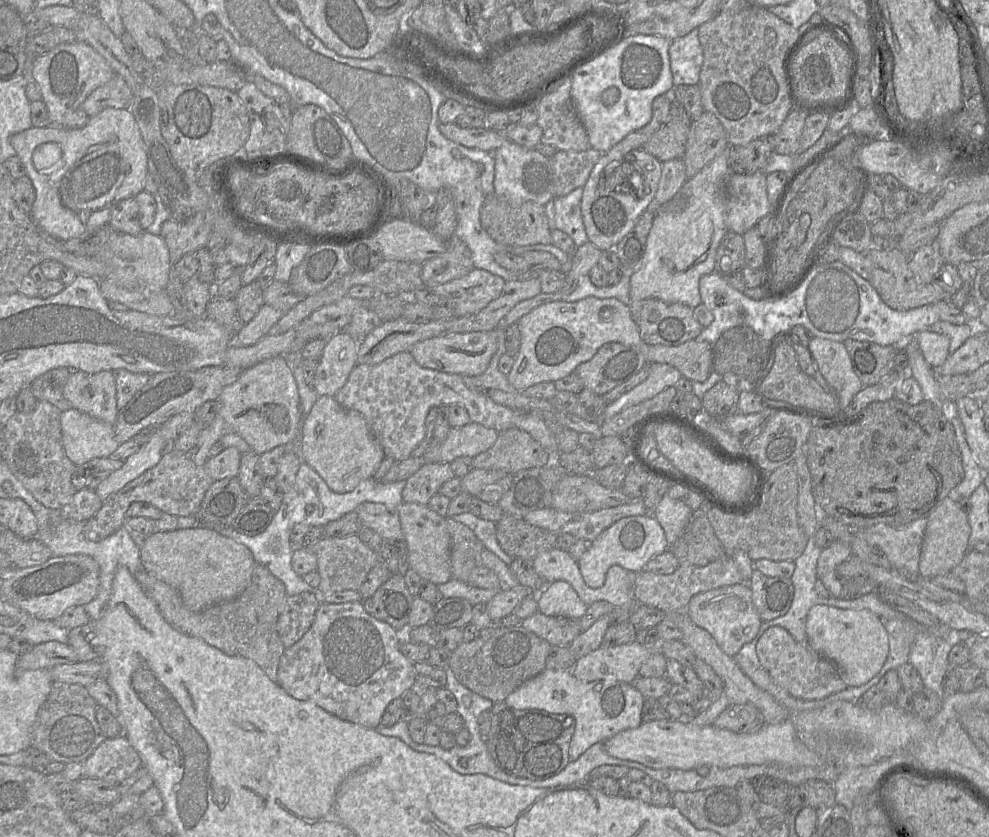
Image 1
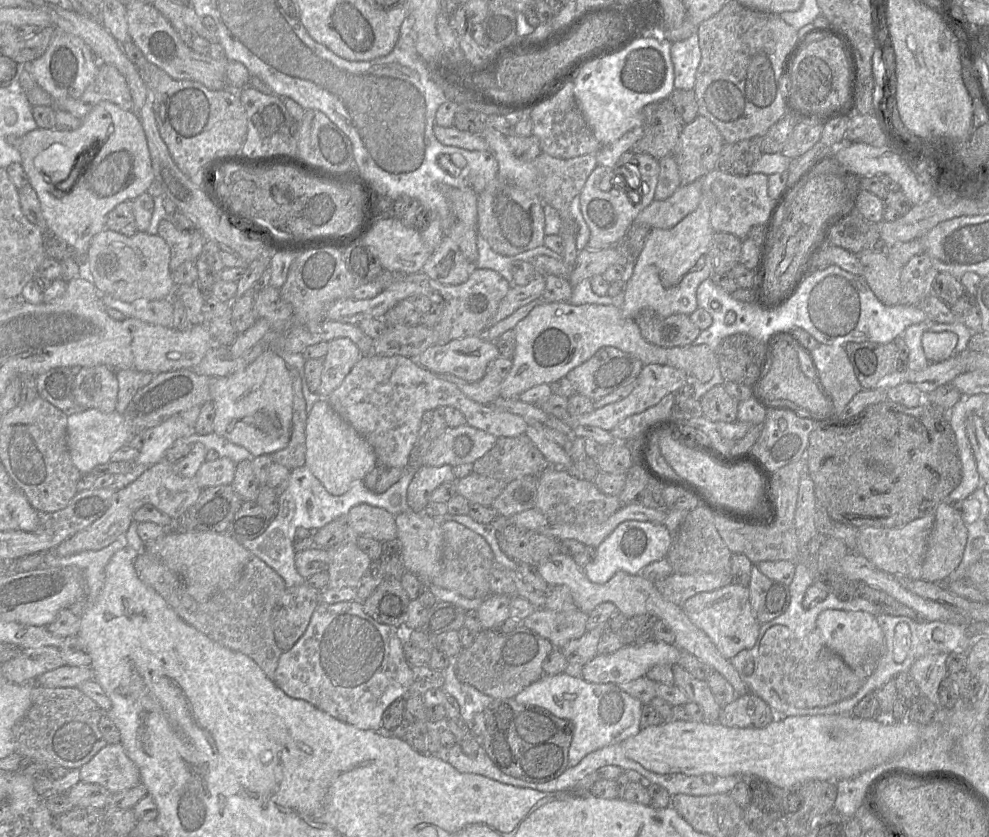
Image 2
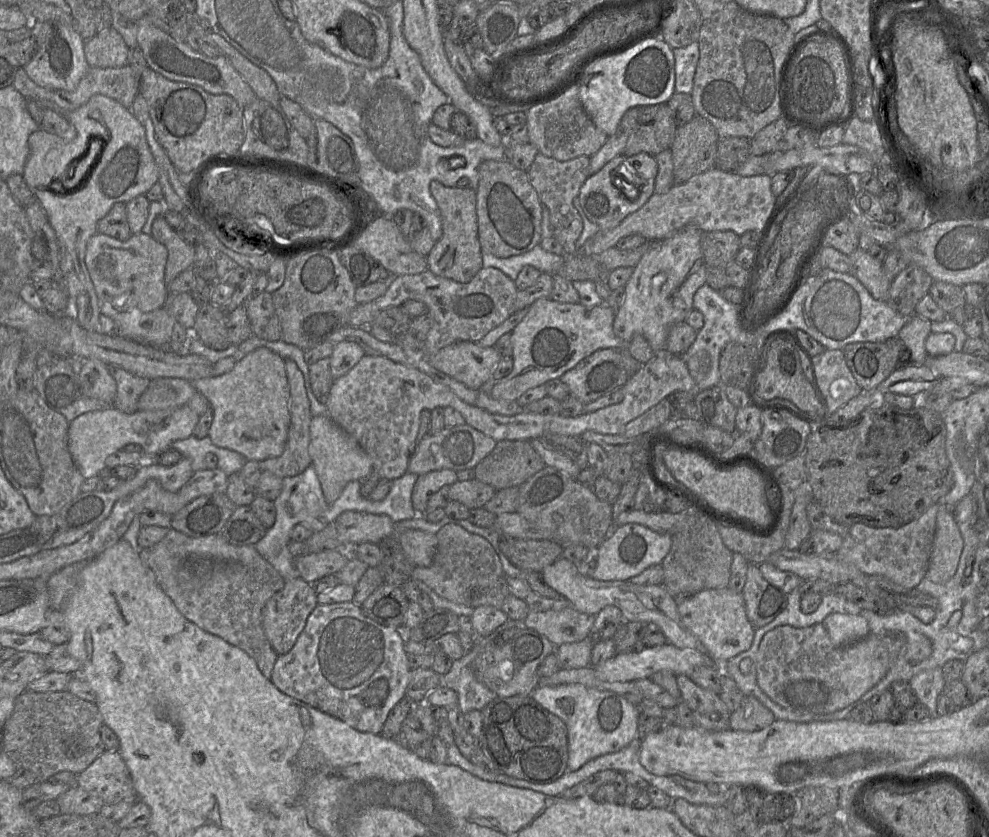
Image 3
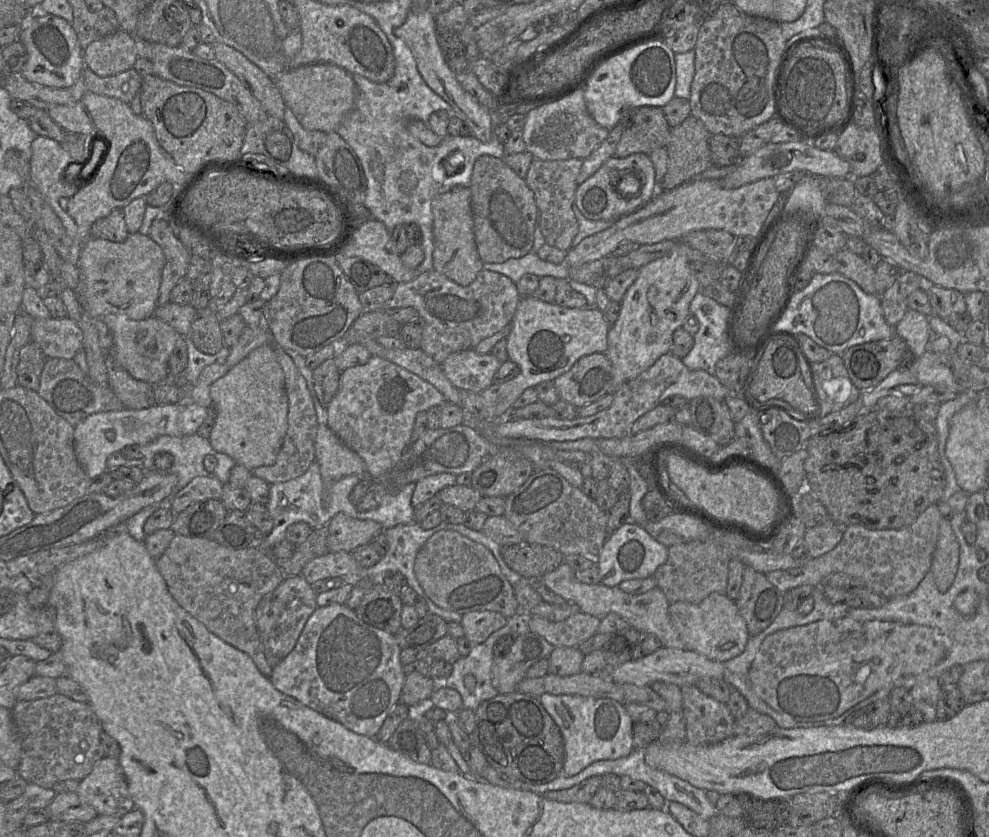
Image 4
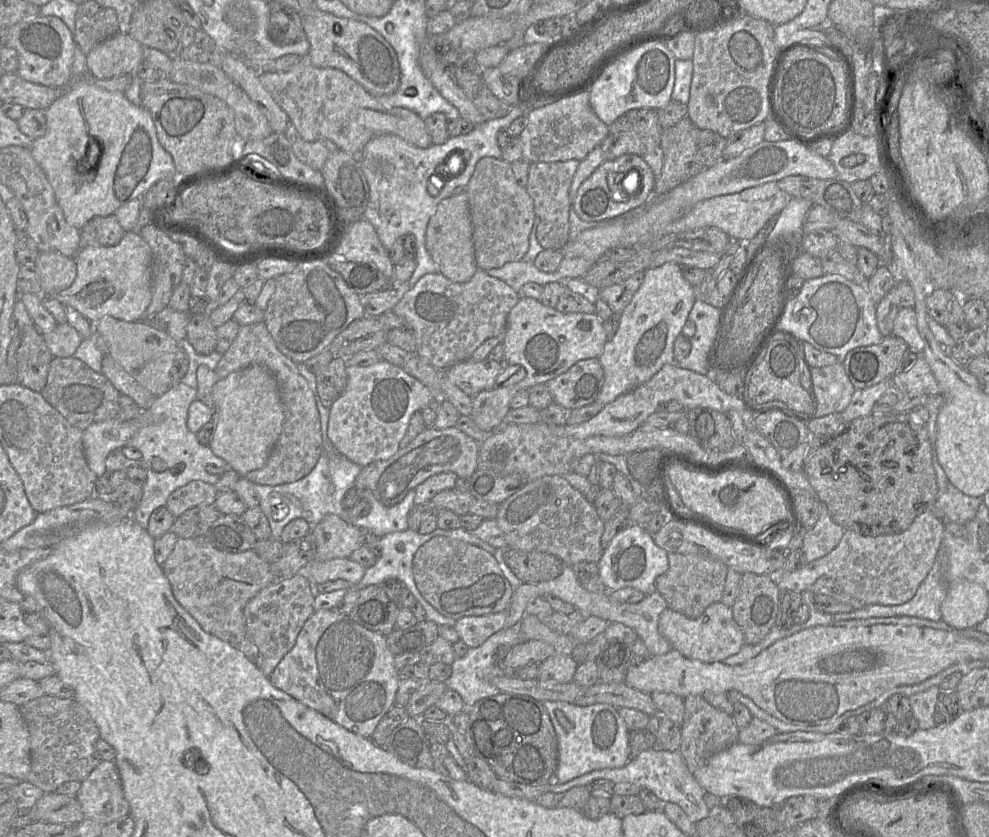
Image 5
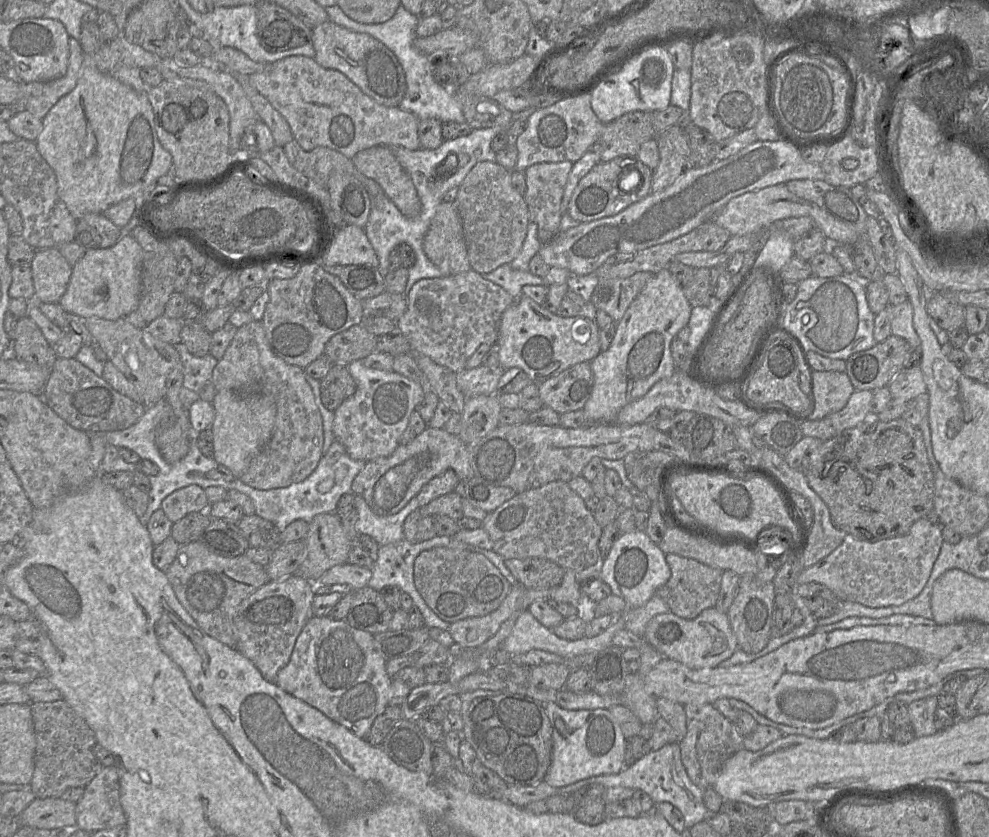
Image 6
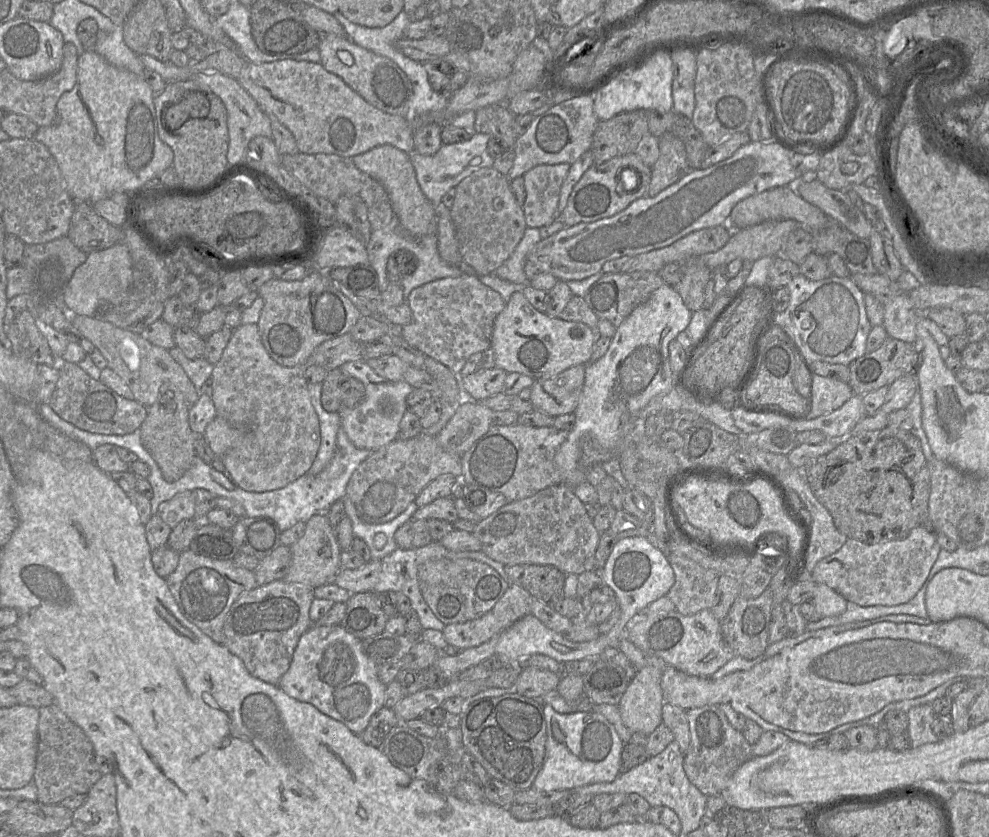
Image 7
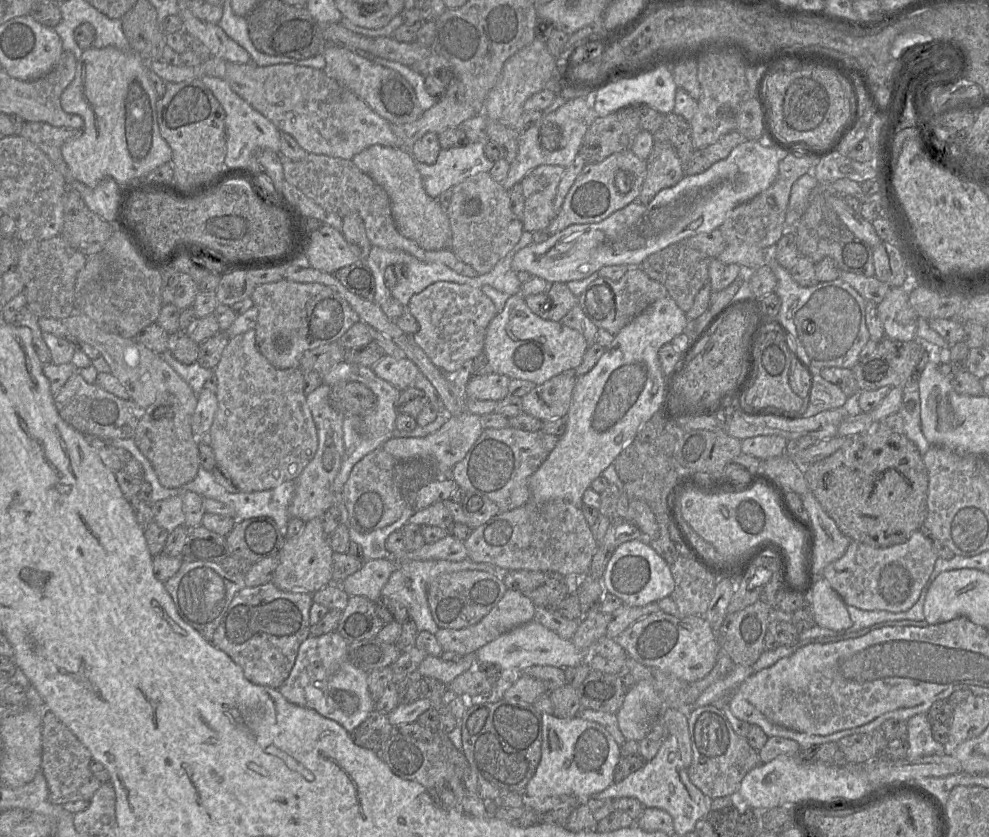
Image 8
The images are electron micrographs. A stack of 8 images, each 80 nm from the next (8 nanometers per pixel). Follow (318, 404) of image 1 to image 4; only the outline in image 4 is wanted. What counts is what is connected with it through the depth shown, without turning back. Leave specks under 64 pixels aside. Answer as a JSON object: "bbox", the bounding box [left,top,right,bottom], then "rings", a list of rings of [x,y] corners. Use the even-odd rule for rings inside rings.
{"bbox":[315,425,366,490],"rings":[[[328,425],[318,427],[315,456],[320,466],[324,488],[327,490],[345,476],[366,476],[364,460],[347,447]]]}

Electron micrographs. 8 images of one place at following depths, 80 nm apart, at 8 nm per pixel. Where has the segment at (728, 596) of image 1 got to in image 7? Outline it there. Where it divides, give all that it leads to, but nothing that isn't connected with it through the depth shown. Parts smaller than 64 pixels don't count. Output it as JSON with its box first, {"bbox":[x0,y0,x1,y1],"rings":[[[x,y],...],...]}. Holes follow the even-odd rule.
{"bbox":[627,609,733,677],"rings":[[[710,609],[693,615],[682,615],[676,610],[668,613],[643,613],[627,630],[627,638],[646,656],[661,658],[667,665],[691,676],[711,677],[728,662],[733,652],[725,644],[721,621]]]}

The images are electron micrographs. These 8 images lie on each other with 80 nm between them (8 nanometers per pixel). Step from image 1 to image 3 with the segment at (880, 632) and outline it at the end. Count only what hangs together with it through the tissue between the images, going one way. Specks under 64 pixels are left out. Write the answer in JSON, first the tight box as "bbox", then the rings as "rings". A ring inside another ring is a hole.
{"bbox":[823,613,870,646],"rings":[[[831,613],[823,621],[829,637],[836,646],[843,646],[870,633],[867,620],[860,614]]]}

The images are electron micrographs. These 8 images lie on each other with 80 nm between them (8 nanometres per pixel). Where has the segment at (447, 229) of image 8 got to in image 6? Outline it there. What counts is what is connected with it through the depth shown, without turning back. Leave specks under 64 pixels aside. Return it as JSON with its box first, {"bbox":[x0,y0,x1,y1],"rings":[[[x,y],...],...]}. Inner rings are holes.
{"bbox":[352,145,422,218],"rings":[[[377,145],[362,150],[352,161],[360,173],[382,187],[404,216],[413,218],[420,214],[422,206],[416,188],[389,146]]]}

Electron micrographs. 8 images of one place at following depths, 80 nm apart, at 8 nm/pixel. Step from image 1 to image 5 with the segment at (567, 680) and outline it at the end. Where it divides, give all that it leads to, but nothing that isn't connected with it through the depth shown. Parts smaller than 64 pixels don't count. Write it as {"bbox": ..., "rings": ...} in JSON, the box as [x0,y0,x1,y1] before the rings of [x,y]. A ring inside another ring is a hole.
{"bbox":[541,701,630,783],"rings":[[[541,701],[554,726],[558,739],[558,766],[554,781],[565,783],[583,774],[603,768],[621,768],[630,761],[629,730],[618,713],[619,708],[609,704],[578,706],[564,701]]]}

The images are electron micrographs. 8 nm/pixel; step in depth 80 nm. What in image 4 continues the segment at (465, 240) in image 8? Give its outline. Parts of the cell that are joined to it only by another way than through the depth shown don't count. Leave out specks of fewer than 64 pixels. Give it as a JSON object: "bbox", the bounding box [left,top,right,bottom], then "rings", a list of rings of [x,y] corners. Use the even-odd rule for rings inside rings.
{"bbox":[470,156,538,263],"rings":[[[480,156],[470,181],[473,231],[477,251],[483,263],[503,263],[528,254],[534,242],[538,207],[534,194],[502,159]]]}

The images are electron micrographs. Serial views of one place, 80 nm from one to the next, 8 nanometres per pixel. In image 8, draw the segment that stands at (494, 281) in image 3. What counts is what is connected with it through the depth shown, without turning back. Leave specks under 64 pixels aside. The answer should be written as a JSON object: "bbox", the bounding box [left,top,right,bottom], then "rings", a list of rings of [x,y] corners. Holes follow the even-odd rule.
{"bbox":[407,281,497,373],"rings":[[[446,281],[413,295],[407,309],[419,323],[414,341],[443,373],[454,373],[465,361],[483,353],[486,329],[497,314],[494,303],[481,289]]]}

